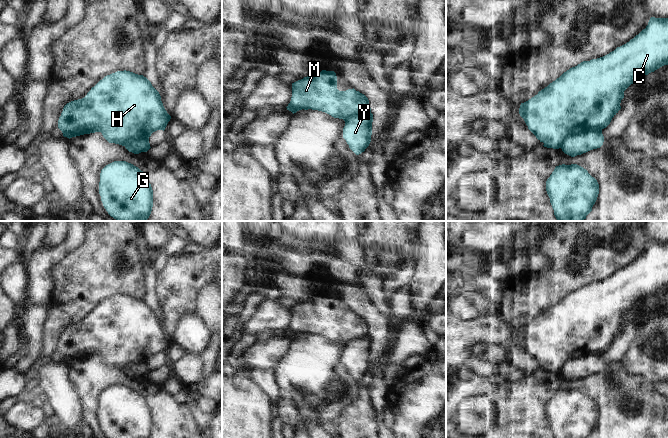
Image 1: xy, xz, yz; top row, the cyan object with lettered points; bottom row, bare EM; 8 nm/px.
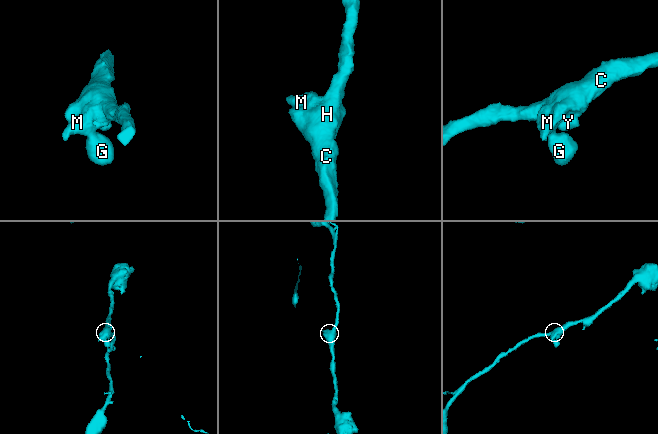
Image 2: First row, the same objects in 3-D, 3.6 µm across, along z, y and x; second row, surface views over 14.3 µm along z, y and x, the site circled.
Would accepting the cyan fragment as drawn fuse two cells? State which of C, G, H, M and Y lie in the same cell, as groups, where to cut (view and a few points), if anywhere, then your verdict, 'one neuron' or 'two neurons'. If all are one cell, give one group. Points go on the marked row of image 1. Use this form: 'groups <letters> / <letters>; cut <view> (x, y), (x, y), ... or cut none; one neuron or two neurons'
groups C G H M / Y; cut yz (601, 129), (571, 134), (560, 147); two neurons

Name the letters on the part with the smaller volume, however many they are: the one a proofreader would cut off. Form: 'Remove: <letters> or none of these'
Remove: Y.

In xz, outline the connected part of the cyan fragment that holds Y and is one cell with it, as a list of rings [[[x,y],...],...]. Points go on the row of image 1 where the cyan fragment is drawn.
[[[371,112],[353,116],[345,122],[343,138],[356,155],[364,152],[371,142],[372,122]]]

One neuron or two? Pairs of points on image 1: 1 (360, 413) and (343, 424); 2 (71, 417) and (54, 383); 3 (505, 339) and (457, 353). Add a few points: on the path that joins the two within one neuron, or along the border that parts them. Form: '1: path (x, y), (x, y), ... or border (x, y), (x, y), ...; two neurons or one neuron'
1: path (356, 417), (347, 424); one neuron
2: path (69, 409), (61, 391); one neuron
3: path (493, 337), (473, 337), (469, 341); one neuron

